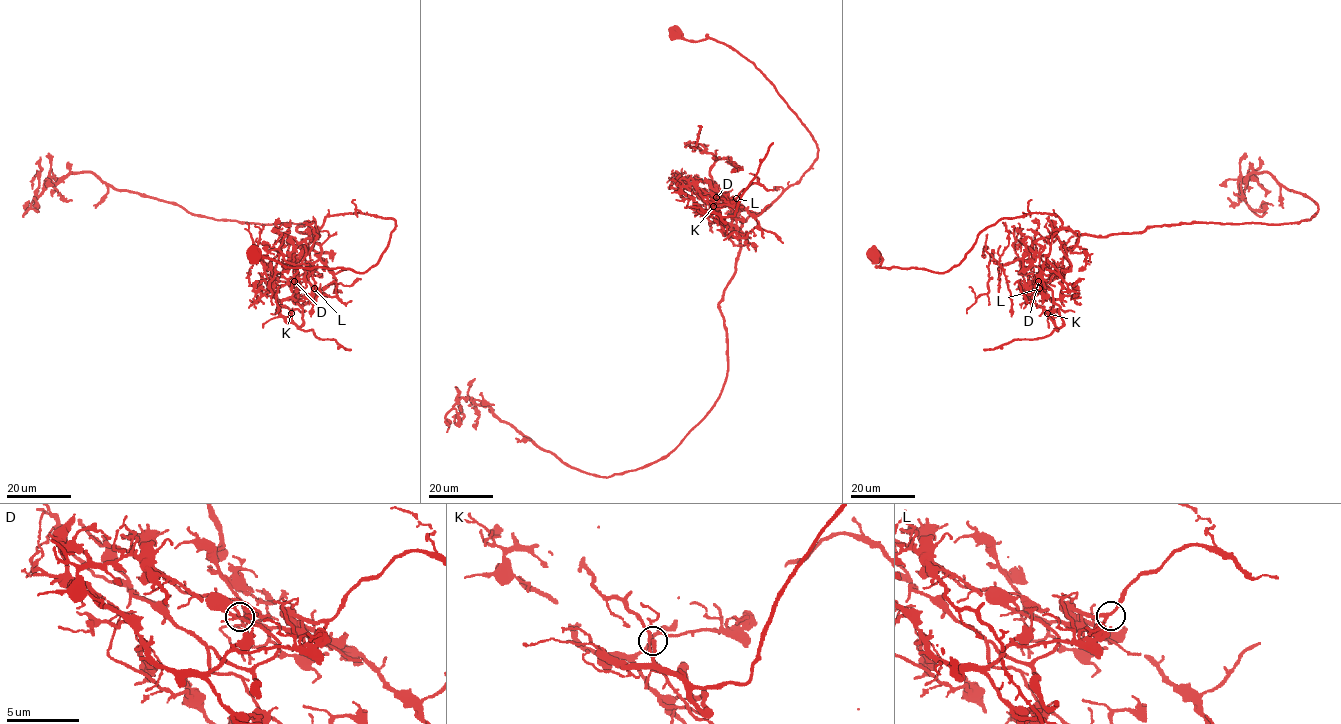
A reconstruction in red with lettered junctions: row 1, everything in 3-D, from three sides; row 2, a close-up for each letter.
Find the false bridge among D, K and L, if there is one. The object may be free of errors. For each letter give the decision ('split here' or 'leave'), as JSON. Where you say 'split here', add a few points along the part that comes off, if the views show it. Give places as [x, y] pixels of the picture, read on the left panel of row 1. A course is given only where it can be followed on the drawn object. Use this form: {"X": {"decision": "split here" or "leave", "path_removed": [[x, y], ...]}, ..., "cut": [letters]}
{"D": {"decision": "split here", "path_removed": [[294, 280], [302, 287], [297, 289], [303, 321], [300, 328], [313, 329], [318, 338], [333, 339], [351, 349]]}, "K": {"decision": "leave"}, "L": {"decision": "leave"}, "cut": ["D"]}

